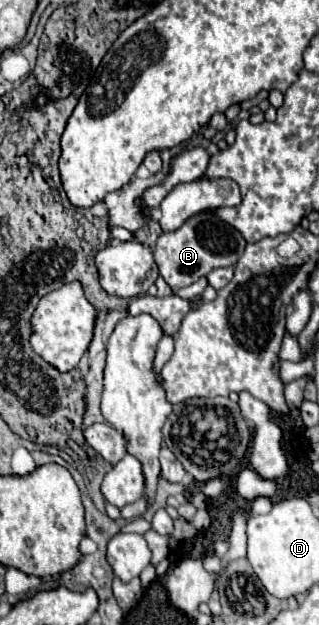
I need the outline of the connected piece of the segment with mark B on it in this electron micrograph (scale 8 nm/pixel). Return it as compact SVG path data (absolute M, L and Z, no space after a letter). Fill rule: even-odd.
M195 215L177 231L163 233L157 239L153 255L159 273L171 287L187 287L215 267L235 265L241 257L241 251L245 251L245 245L247 241L243 235L229 223L221 221L217 215Z

